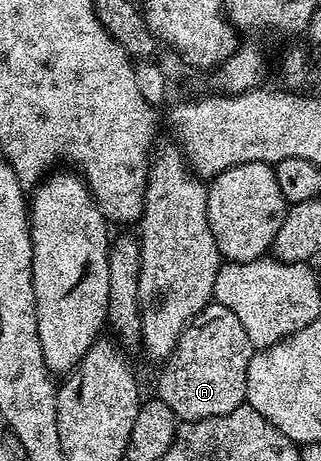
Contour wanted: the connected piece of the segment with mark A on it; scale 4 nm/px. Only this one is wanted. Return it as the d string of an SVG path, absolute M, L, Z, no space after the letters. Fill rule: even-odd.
M211 303L199 315L195 315L189 326L177 337L177 345L169 357L164 358L161 374L157 377L156 396L181 421L198 421L215 415L227 415L235 411L235 407L246 404L245 388L247 387L247 367L253 357L255 346L249 341L247 331L243 331L243 323L239 323L235 311L222 305Z

